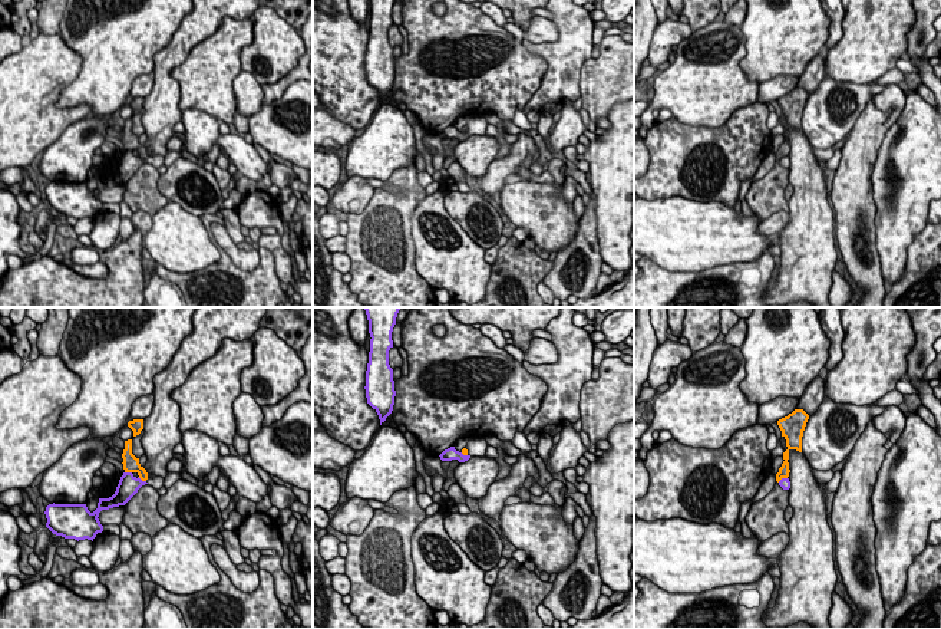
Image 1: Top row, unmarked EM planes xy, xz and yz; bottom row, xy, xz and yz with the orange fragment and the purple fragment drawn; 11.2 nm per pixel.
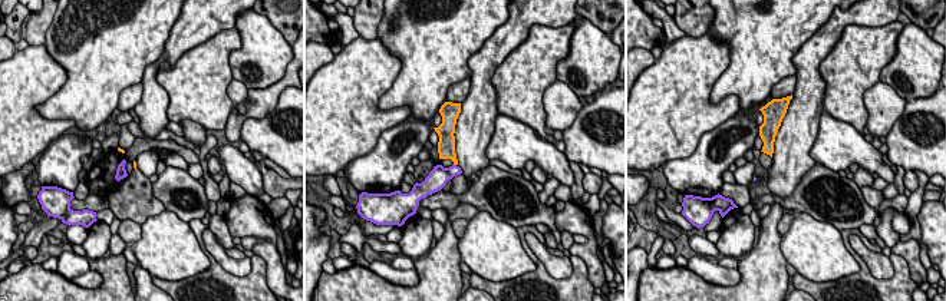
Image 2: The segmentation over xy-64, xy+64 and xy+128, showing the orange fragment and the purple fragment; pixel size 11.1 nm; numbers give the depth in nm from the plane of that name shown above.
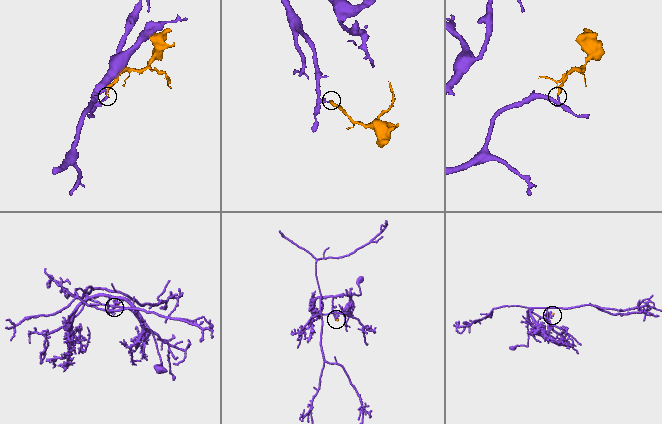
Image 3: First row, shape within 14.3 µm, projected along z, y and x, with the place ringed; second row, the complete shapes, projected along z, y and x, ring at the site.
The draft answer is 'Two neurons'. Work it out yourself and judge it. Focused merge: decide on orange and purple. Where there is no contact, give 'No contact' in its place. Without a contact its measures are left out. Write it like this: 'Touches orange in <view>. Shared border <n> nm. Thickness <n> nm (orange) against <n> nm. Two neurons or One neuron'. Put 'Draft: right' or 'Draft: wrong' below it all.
Touches orange in xy. Shared border 110 nm. Thickness 190 nm (orange) against 240 nm. Two neurons
Draft: right

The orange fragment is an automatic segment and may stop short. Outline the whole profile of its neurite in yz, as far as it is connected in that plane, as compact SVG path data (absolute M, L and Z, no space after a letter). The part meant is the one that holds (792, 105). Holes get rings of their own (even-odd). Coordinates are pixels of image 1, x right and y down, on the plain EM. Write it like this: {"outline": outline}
{"outline": "M795 88L788 95L777 99L777 103L782 109L782 115L786 118L788 128L783 131L783 142L776 152L776 159L789 155L789 129L796 128L802 131L802 115L806 105L809 93L803 88Z"}

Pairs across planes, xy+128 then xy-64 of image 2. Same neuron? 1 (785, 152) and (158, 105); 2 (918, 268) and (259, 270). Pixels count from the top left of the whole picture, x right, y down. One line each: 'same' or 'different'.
1: same
2: different

